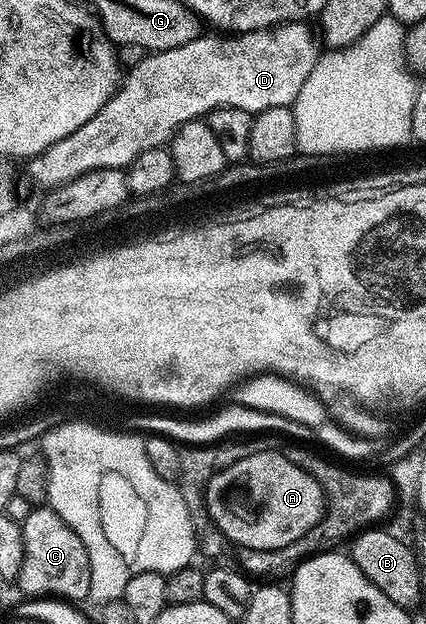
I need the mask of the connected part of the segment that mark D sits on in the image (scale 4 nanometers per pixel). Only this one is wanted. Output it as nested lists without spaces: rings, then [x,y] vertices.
[[[288,23],[253,33],[211,35],[215,37],[200,35],[169,51],[148,52],[126,70],[109,103],[105,103],[105,107],[101,107],[101,111],[97,111],[85,127],[77,127],[73,135],[65,135],[65,139],[53,143],[44,153],[30,158],[32,179],[44,185],[45,190],[52,191],[86,173],[123,169],[145,151],[166,146],[186,121],[206,118],[208,113],[221,107],[237,107],[254,115],[269,107],[294,106],[305,79],[309,79],[309,71],[313,71],[315,62],[321,56],[320,50],[315,50],[315,41],[307,27],[303,23]]]

